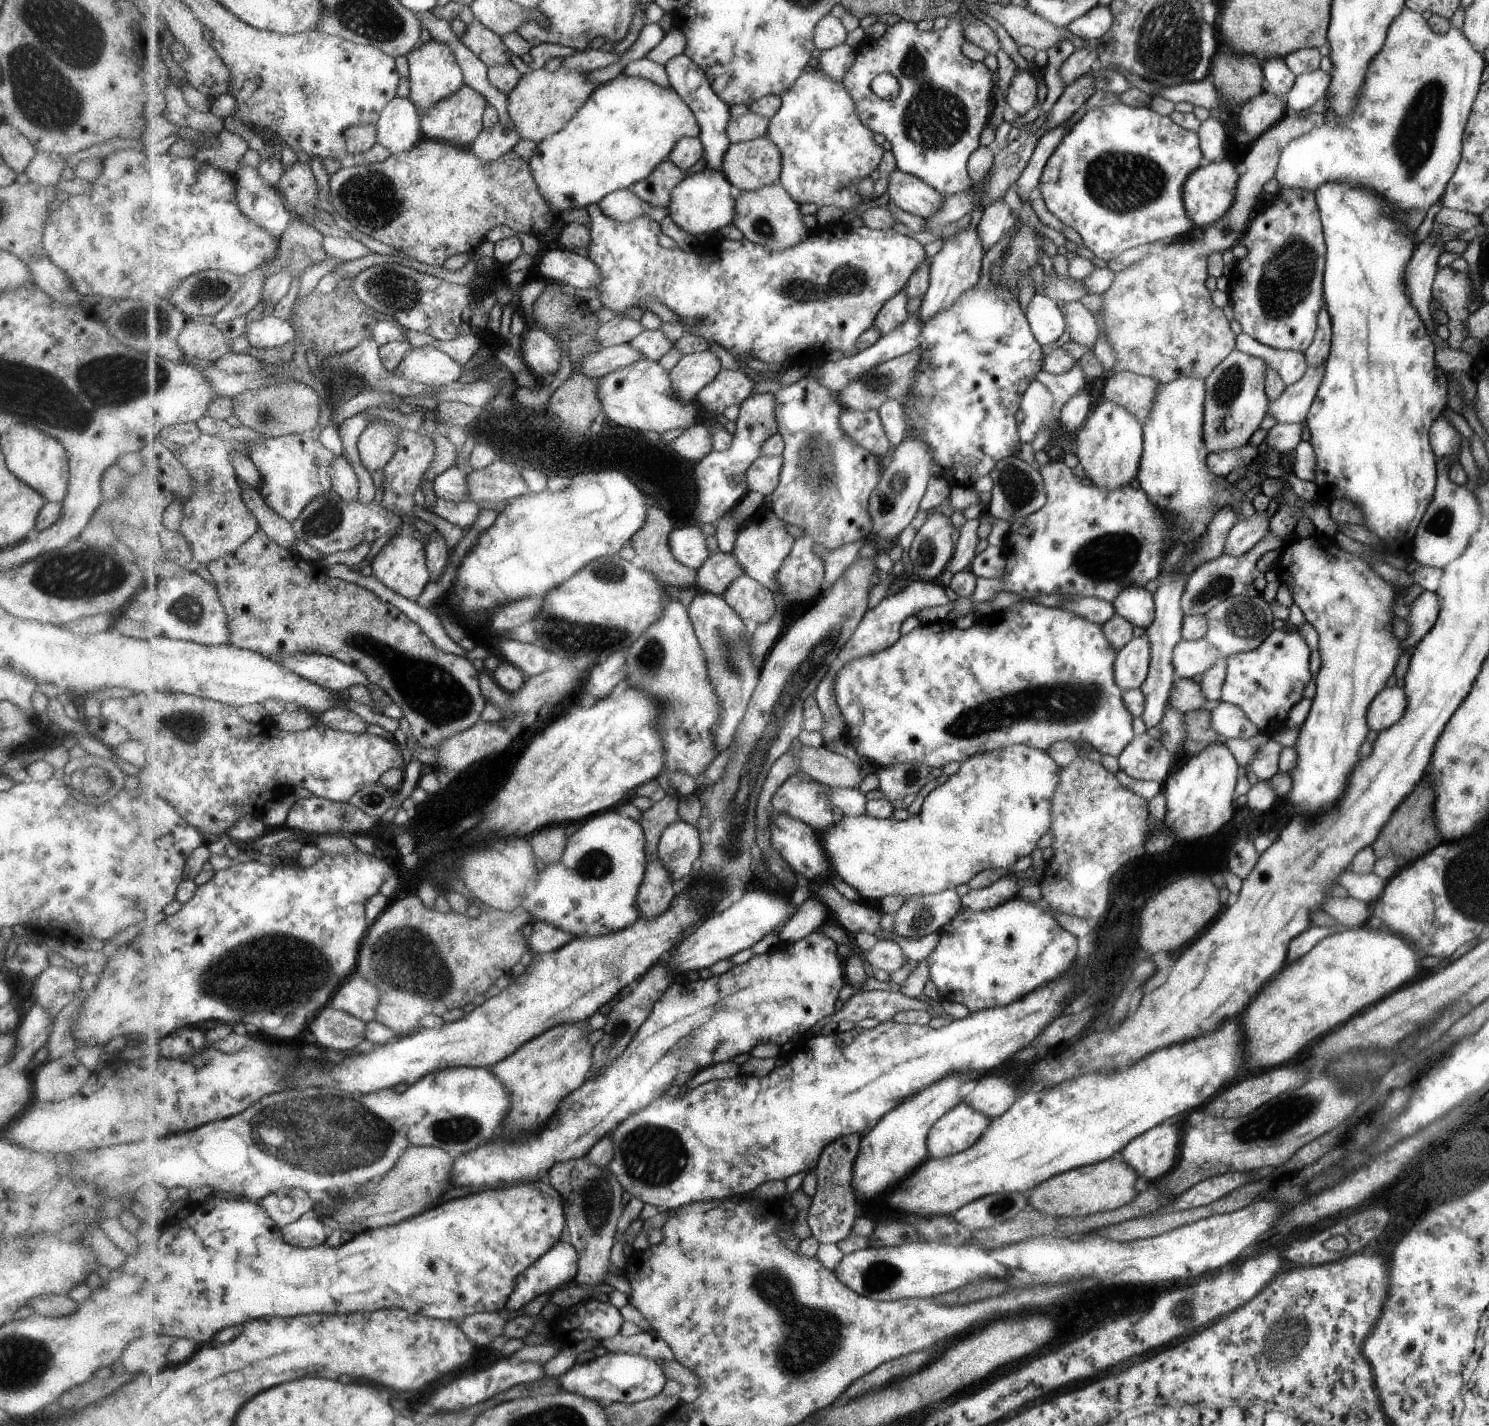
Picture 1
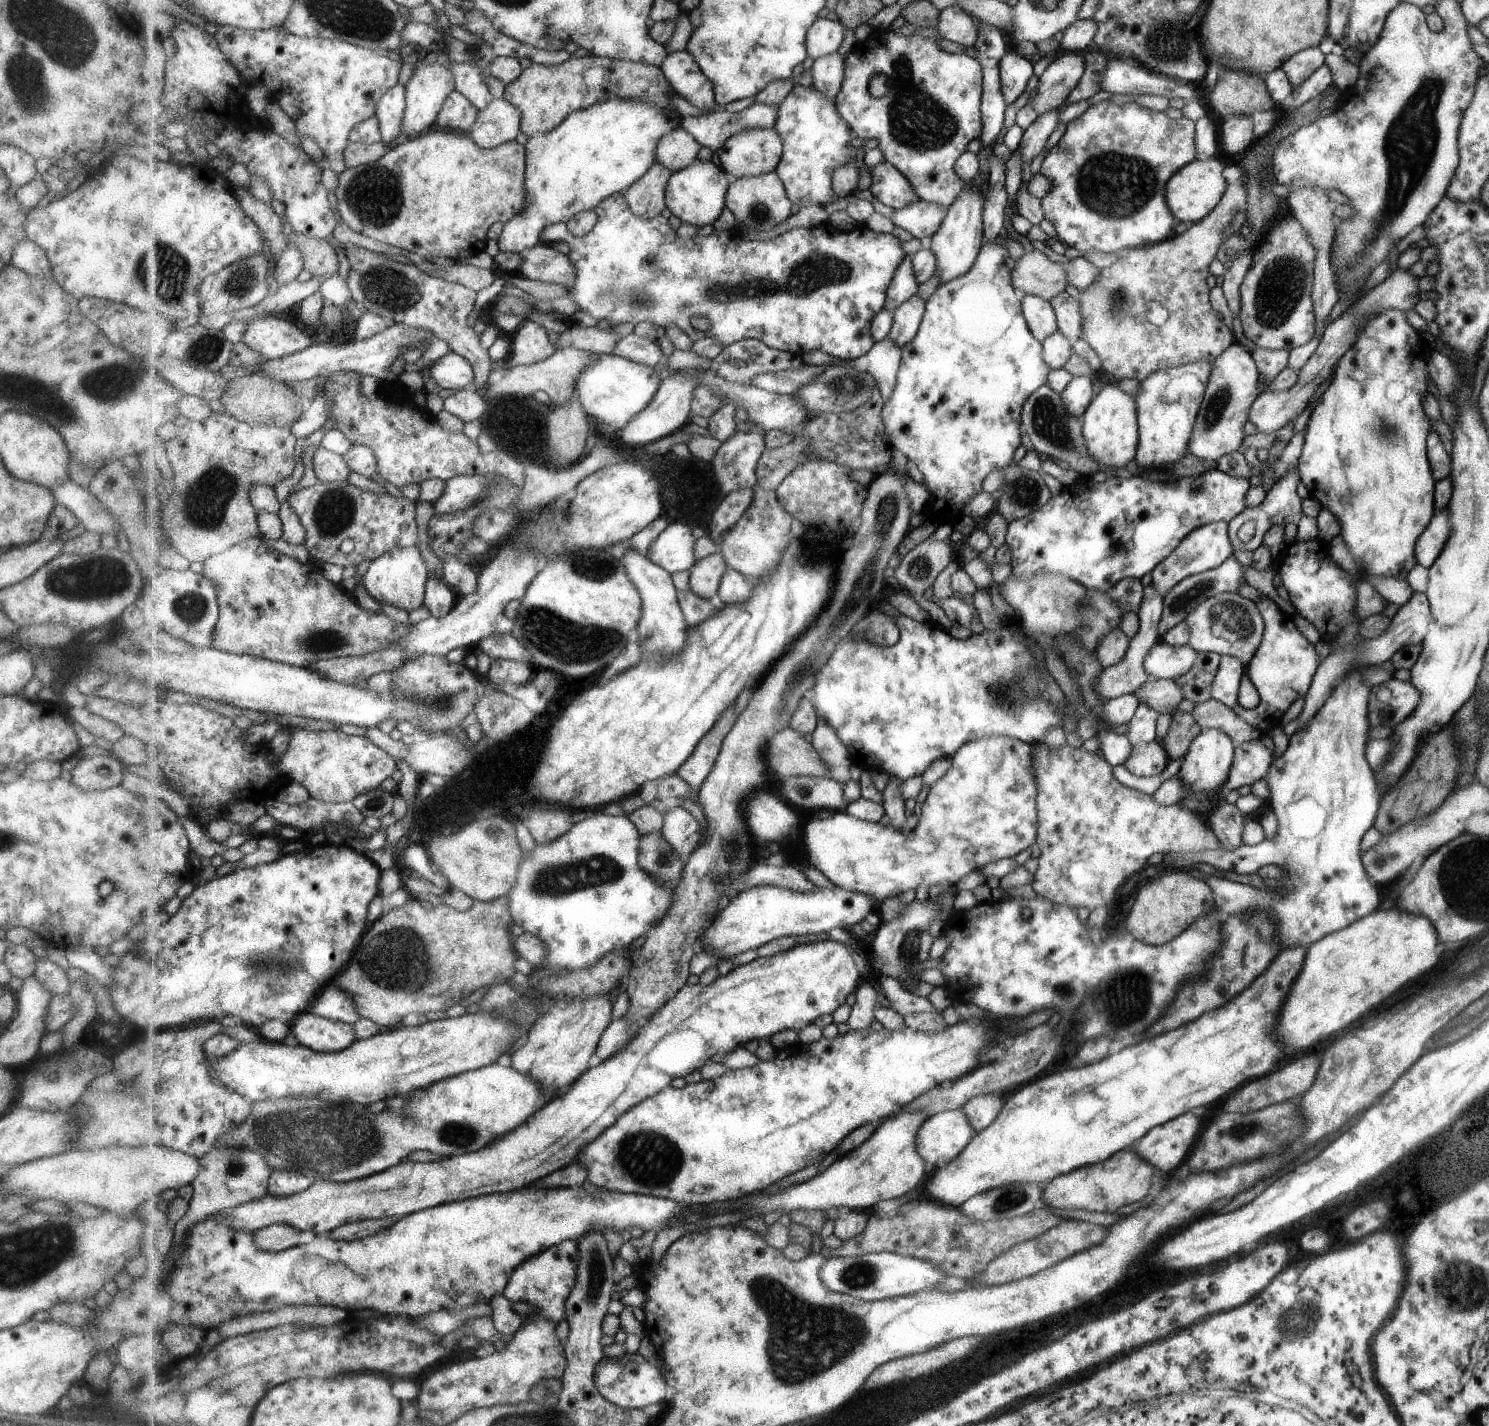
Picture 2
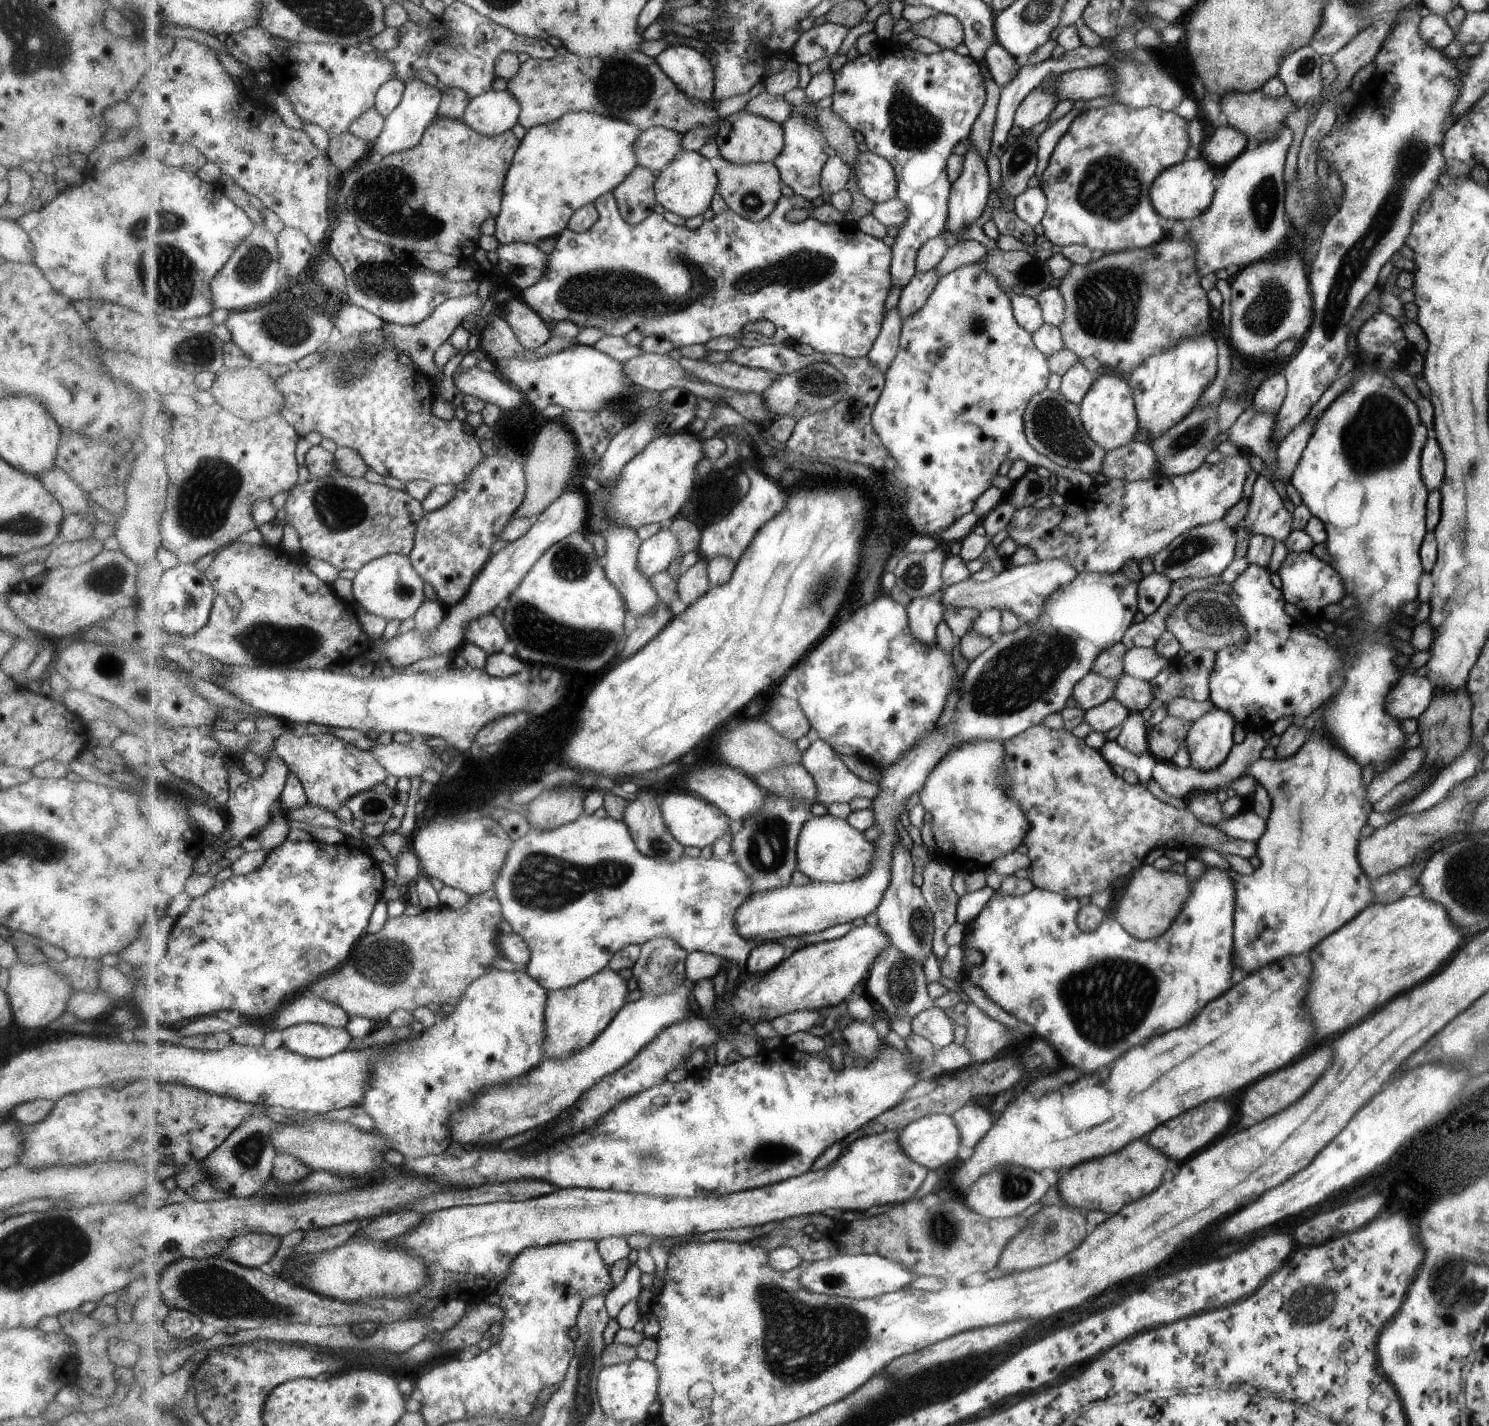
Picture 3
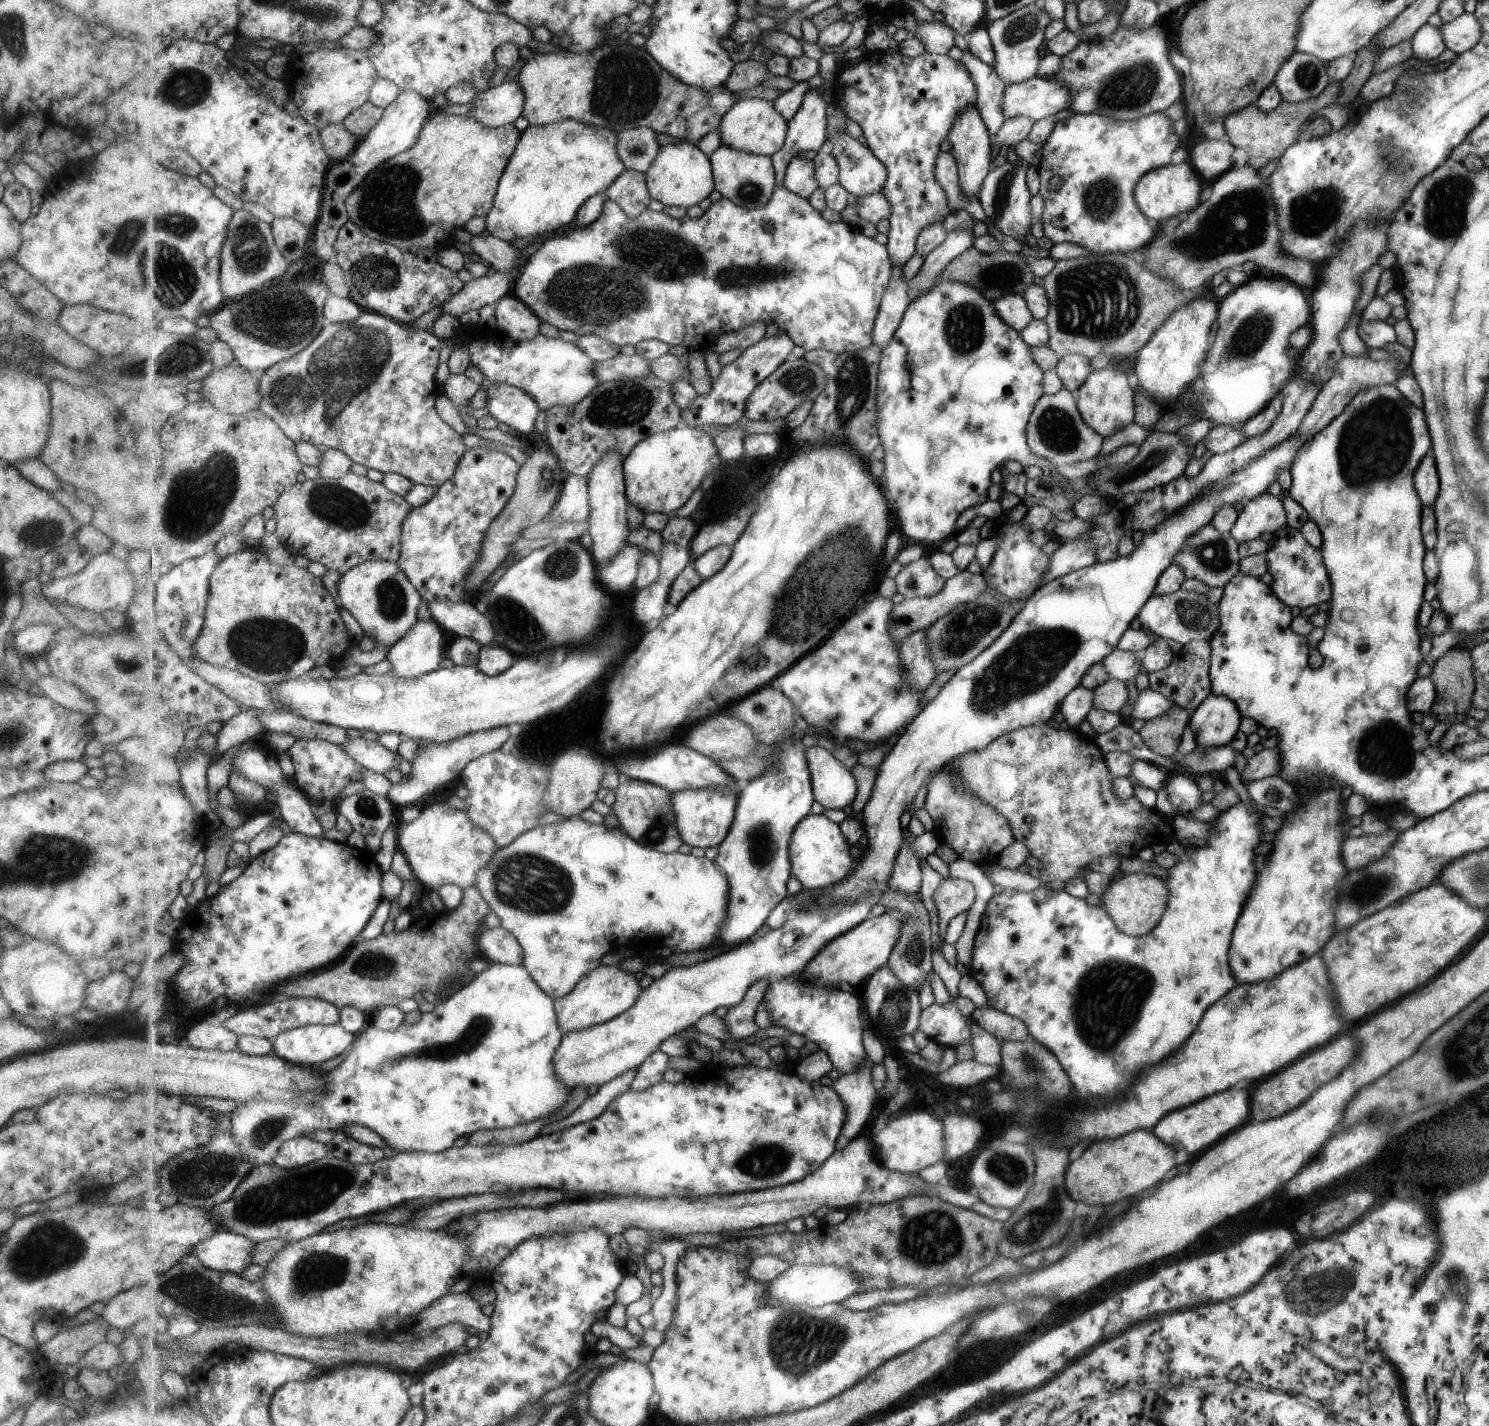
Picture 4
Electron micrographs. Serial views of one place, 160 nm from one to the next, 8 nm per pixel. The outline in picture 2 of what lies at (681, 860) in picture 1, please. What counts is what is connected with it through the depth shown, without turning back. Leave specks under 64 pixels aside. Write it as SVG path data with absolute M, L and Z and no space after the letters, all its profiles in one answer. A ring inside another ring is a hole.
M681 806L668 810L664 816L663 836L675 850L685 858L699 847L703 838L701 824L686 808Z

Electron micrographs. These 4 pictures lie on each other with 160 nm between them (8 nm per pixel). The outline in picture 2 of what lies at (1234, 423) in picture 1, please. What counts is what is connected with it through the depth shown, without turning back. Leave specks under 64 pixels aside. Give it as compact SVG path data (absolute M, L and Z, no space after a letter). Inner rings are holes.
M1238 342L1227 347L1210 367L1210 376L1194 420L1186 456L1215 461L1216 458L1235 451L1242 438L1245 438L1242 426L1248 421L1249 407L1260 392L1251 352Z

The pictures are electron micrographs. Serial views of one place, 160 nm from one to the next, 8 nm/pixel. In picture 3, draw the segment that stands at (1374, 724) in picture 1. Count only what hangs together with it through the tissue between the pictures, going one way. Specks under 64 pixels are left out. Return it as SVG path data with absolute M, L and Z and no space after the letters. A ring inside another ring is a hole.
M1414 673L1401 675L1391 686L1386 695L1383 695L1382 703L1384 711L1391 715L1396 721L1401 722L1406 718L1417 718L1426 710L1430 703L1432 694L1435 689L1430 684L1426 677L1415 676Z

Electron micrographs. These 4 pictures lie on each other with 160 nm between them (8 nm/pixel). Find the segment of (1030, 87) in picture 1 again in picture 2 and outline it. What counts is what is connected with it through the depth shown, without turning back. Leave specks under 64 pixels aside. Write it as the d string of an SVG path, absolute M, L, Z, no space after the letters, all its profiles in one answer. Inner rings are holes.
M1014 52L1001 57L999 68L1000 91L1003 100L1010 105L1025 90L1027 80L1033 74L1032 65Z

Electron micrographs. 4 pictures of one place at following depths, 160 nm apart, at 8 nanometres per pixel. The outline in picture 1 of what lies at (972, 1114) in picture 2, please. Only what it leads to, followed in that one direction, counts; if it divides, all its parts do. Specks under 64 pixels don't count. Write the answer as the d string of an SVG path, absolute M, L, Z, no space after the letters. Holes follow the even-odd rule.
M993 1072L989 1076L983 1073L976 1079L976 1084L967 1094L966 1100L972 1109L994 1119L1011 1106L1014 1101L1013 1088L1004 1077L993 1076Z

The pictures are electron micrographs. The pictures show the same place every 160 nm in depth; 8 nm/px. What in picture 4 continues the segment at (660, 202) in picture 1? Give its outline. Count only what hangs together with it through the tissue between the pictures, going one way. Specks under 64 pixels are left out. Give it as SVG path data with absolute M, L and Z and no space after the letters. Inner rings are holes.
M626 169L622 175L606 190L608 198L617 201L630 217L643 214L651 204L651 193L646 174Z

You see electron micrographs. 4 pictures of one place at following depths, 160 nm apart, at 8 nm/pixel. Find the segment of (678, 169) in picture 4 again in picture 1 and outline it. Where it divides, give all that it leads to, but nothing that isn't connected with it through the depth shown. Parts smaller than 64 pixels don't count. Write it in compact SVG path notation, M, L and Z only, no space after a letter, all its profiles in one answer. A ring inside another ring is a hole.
M705 168L685 177L674 189L669 210L672 220L691 235L713 235L717 230L733 224L736 214L737 191L721 171Z

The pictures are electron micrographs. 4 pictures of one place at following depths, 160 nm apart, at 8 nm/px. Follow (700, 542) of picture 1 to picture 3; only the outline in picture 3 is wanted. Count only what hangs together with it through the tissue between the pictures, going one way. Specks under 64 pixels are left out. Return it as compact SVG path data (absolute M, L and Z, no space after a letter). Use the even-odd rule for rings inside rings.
M668 528L642 541L638 565L642 573L652 577L658 572L666 571L677 556L683 556L682 544L679 537Z

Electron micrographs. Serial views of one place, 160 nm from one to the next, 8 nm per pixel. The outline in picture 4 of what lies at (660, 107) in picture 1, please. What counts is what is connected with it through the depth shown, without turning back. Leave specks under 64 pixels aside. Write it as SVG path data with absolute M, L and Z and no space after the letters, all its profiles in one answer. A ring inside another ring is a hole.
M565 119L546 125L531 125L519 141L500 180L494 207L486 216L489 234L511 242L525 236L546 236L573 224L578 210L593 196L606 190L626 171L618 151L618 134L613 129Z

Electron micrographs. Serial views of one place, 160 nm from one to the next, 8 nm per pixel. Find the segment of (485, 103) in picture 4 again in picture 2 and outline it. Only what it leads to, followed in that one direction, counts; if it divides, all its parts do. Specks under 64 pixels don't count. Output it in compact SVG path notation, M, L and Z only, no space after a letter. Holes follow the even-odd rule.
M503 99L494 100L486 109L480 110L469 134L481 148L494 149L517 140L522 132L522 120L520 108Z

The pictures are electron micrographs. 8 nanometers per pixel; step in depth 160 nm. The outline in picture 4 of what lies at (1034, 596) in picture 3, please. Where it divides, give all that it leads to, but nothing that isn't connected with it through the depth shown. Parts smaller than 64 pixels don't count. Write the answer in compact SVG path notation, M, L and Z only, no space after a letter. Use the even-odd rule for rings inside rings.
M1077 538L1077 540L1059 544L1050 554L1050 563L1047 563L1046 571L1035 585L1035 589L1071 571L1089 566L1095 561L1094 550L1086 544L1086 541ZM959 571L954 577L951 577L945 588L942 588L935 596L932 597L915 597L914 599L907 599L898 604L894 608L892 617L894 624L892 625L892 633L898 642L898 647L904 641L907 635L915 632L917 629L928 628L935 624L942 616L949 614L952 608L958 604L966 603L983 591L987 590L986 582L981 574L972 574L968 571Z

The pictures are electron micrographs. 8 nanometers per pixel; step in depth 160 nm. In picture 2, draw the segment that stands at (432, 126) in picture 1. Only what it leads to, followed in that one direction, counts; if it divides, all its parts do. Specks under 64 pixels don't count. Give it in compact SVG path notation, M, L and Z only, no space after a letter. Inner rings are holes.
M455 89L448 97L436 120L436 127L468 133L478 119L478 109L468 96Z

